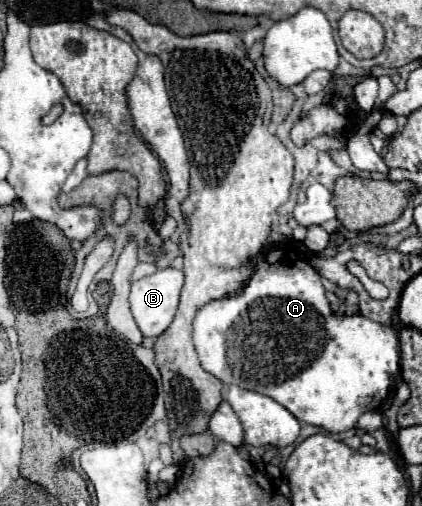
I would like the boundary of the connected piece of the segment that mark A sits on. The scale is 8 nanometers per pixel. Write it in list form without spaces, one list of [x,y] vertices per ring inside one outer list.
[[[281,247],[271,249],[255,263],[249,281],[237,293],[201,307],[195,315],[193,333],[195,349],[207,373],[221,383],[235,383],[243,389],[263,393],[281,403],[301,423],[323,427],[329,433],[353,429],[357,419],[373,409],[375,393],[379,407],[387,397],[391,377],[399,367],[397,331],[363,315],[335,317],[325,297],[321,277],[313,265],[303,259],[291,261],[291,253],[283,253]]]

